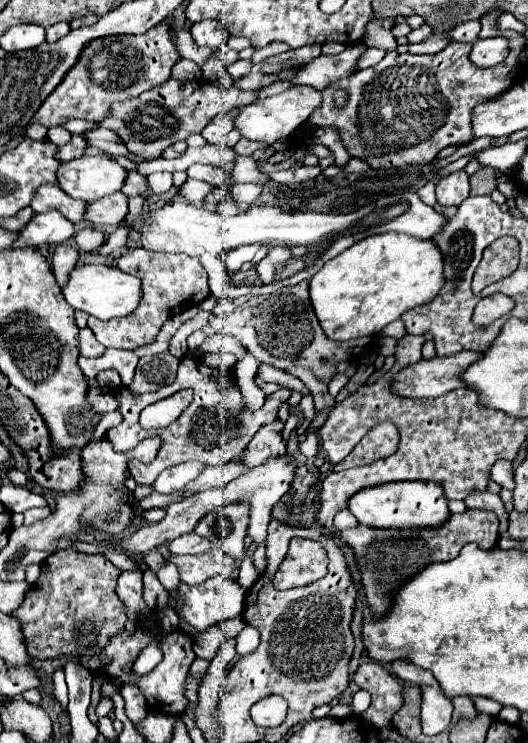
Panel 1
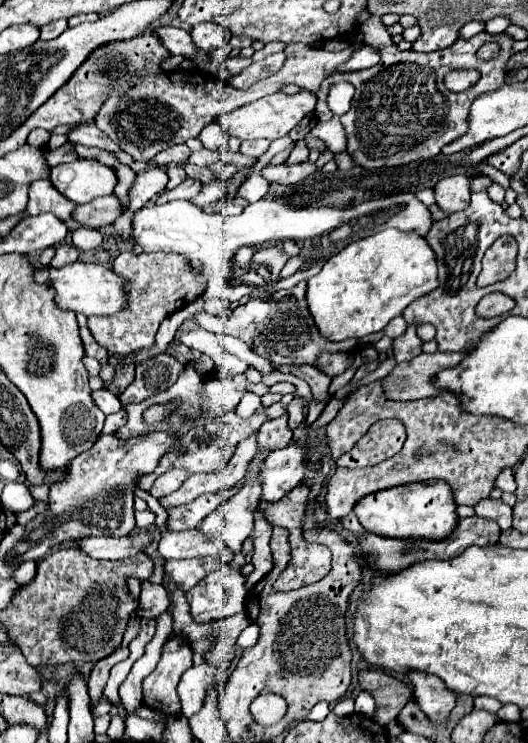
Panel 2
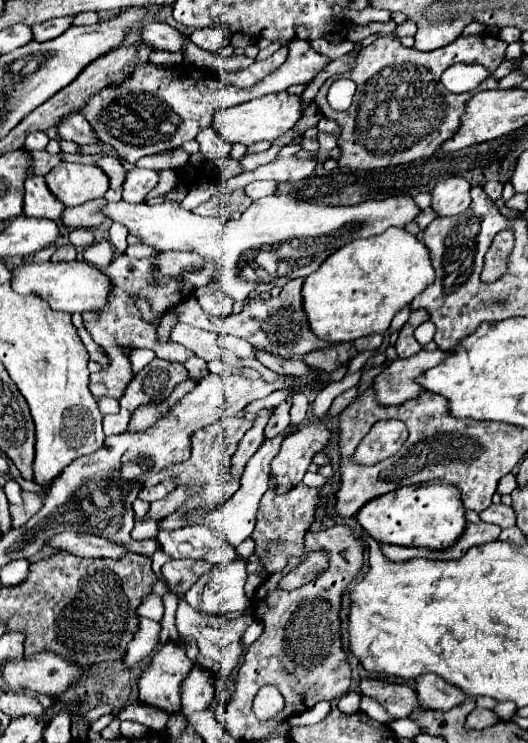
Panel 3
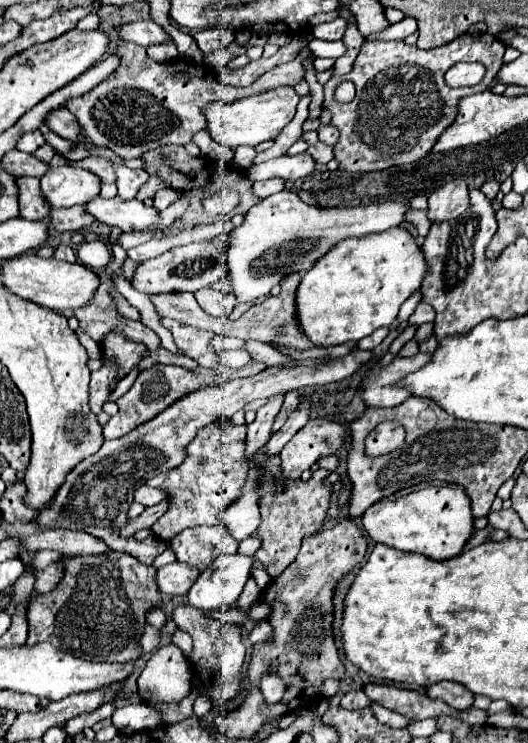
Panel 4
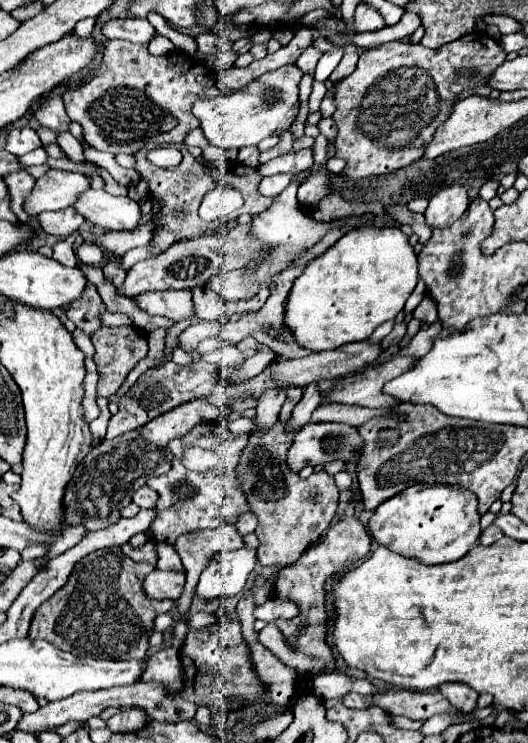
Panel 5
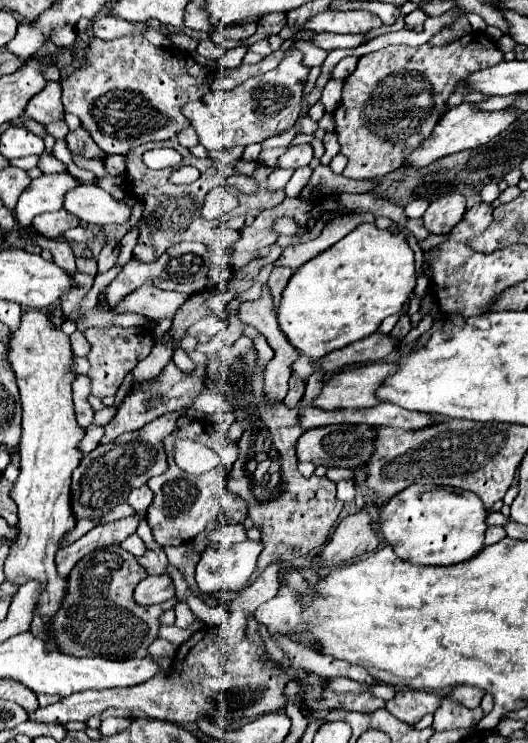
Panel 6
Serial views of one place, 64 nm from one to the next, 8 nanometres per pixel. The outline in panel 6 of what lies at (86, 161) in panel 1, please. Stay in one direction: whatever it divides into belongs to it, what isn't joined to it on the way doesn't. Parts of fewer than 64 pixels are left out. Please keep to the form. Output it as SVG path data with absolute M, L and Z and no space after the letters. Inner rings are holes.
M70 172L62 174L42 174L40 178L32 180L28 190L22 192L16 204L18 222L28 226L36 214L54 212L64 208L64 198L68 190L80 186L80 180Z

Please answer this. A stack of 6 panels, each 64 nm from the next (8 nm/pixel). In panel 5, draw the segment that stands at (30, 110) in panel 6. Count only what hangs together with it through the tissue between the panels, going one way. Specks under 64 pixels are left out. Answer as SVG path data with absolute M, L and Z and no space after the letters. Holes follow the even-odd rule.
M58 96L56 100L50 100L50 104L40 104L40 108L36 110L36 120L44 126L50 128L54 132L68 132L72 120L68 118L62 98Z

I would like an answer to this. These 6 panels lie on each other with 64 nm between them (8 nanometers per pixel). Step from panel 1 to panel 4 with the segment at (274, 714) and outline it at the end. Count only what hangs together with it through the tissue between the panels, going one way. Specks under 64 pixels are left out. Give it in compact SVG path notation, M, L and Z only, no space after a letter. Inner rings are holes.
M264 676L264 680L260 682L260 690L264 696L264 702L270 704L278 704L282 700L284 694L284 682L278 676Z

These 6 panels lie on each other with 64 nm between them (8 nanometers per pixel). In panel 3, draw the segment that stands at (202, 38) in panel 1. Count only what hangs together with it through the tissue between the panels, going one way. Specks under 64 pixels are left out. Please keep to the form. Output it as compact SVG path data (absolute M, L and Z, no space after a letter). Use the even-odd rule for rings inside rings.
M208 26L208 28L198 28L190 34L192 44L208 50L208 52L218 52L224 44L228 44L232 38L230 30L224 26Z

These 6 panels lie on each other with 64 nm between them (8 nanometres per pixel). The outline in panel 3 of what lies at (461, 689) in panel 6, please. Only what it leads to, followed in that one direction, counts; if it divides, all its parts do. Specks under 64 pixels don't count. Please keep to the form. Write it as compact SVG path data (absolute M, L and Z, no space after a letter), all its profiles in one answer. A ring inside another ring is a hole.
M426 674L418 676L414 682L416 682L418 702L430 710L448 712L456 704L462 704L466 698L458 688L452 688L452 684L440 680L440 676L436 676L436 674L434 674L434 678L430 678Z

